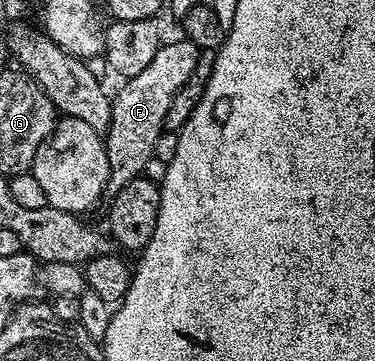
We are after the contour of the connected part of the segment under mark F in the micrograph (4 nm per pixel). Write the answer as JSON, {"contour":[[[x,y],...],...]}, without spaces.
{"contour":[[[188,40],[181,42],[166,41],[155,52],[155,60],[139,72],[139,76],[124,79],[121,91],[112,95],[112,108],[109,129],[103,134],[107,156],[109,157],[109,183],[105,185],[106,195],[112,196],[131,180],[144,175],[144,166],[153,157],[155,144],[165,130],[167,108],[179,88],[195,72],[199,49]]]}

